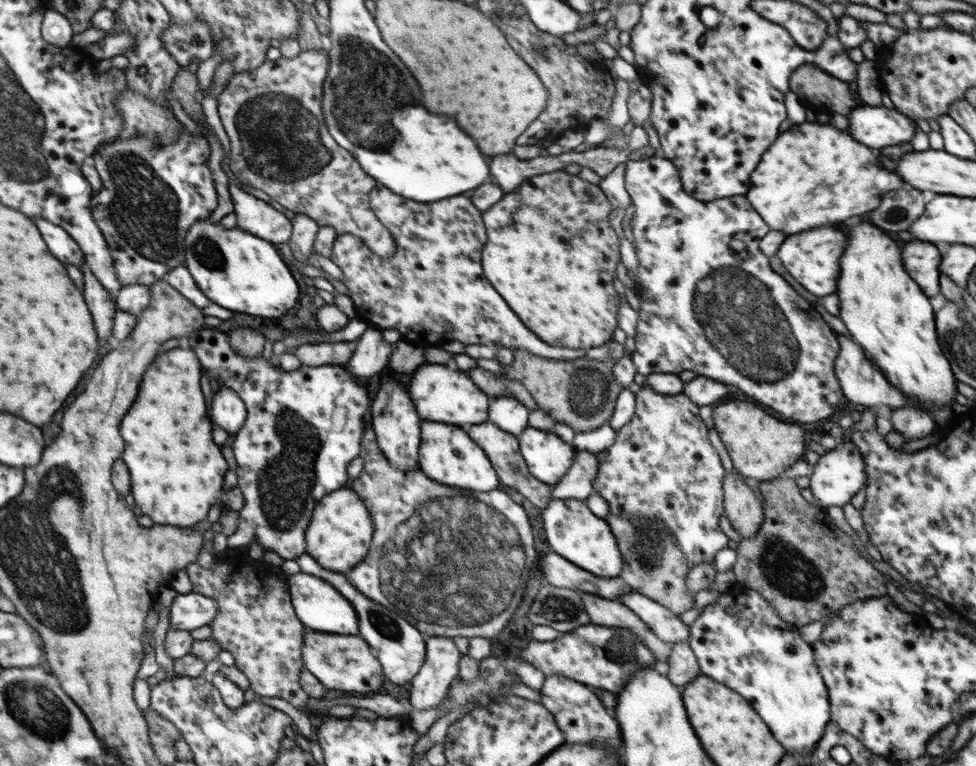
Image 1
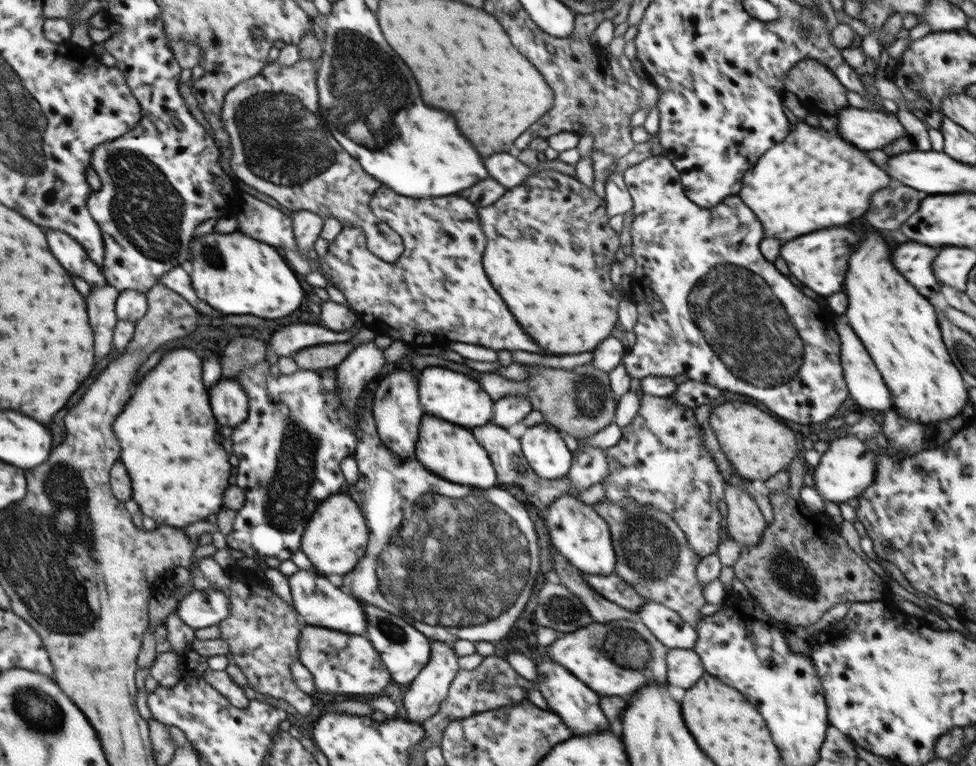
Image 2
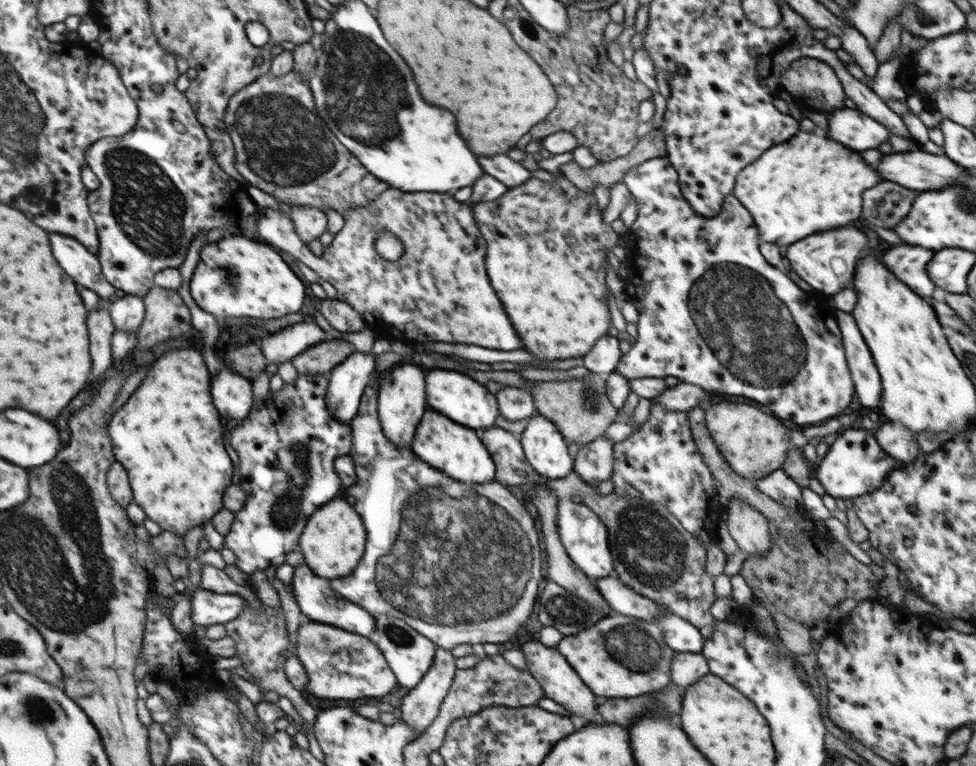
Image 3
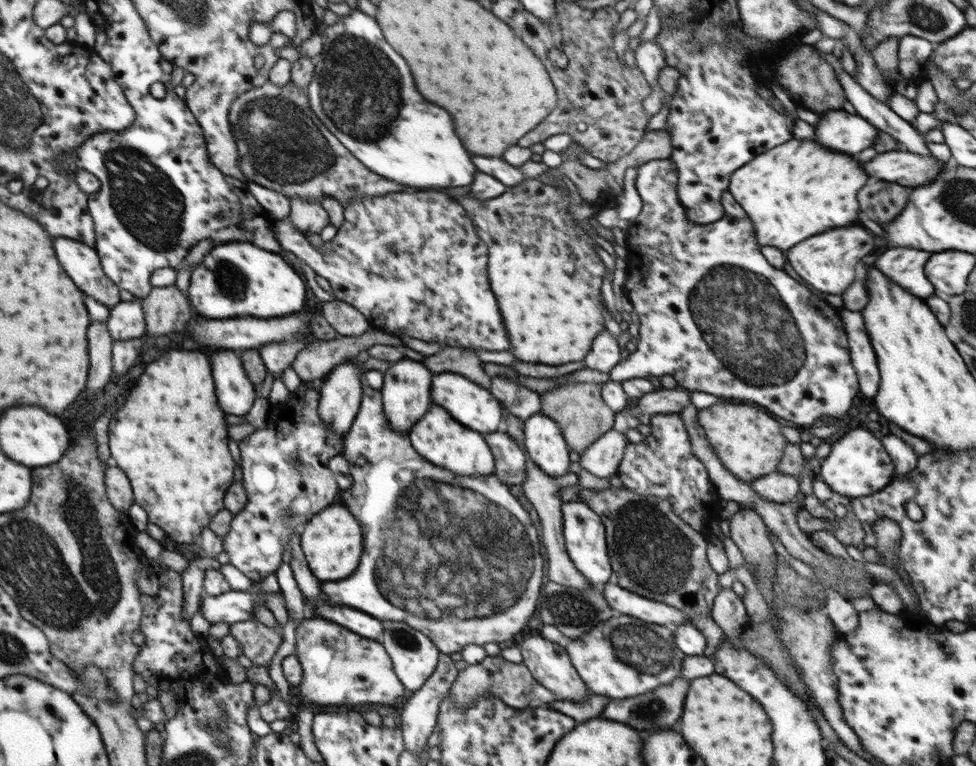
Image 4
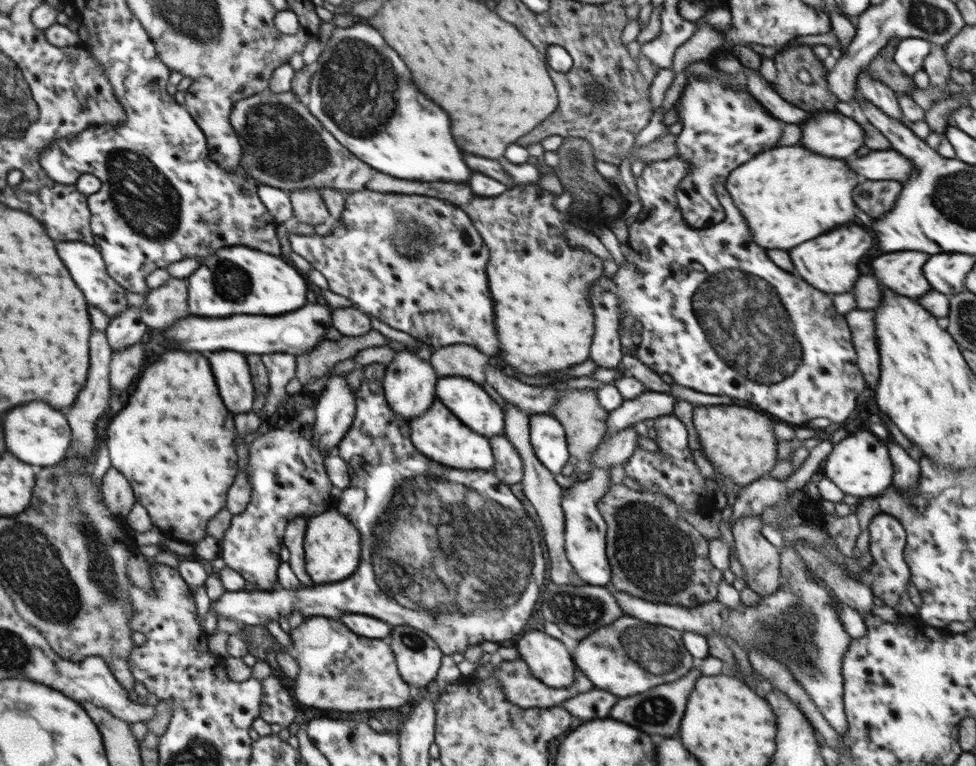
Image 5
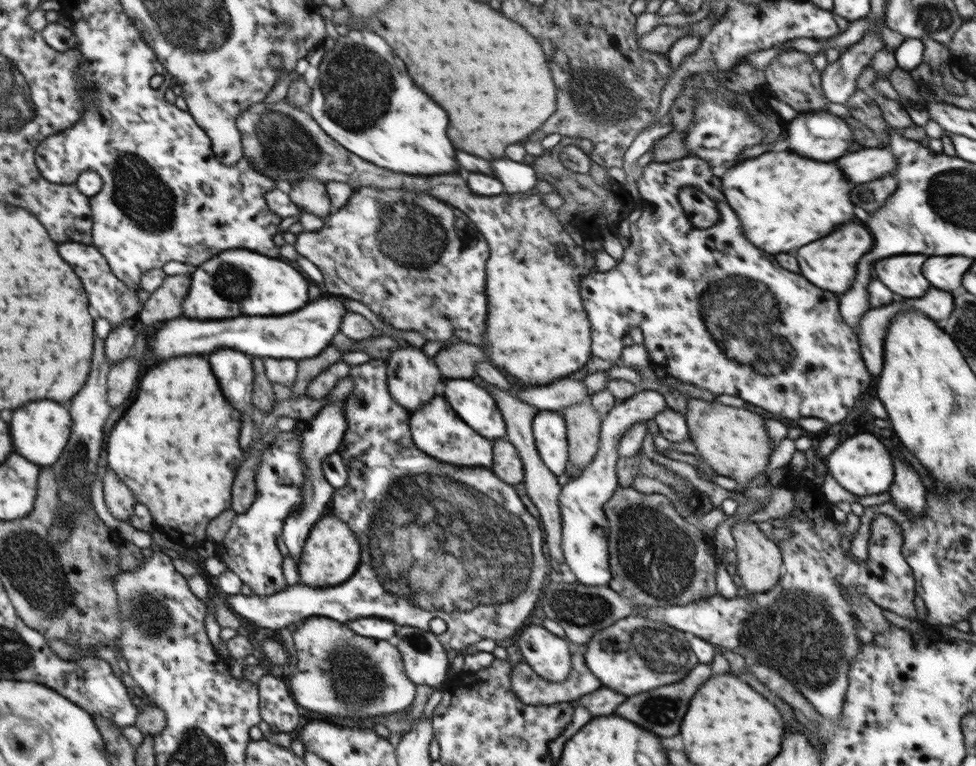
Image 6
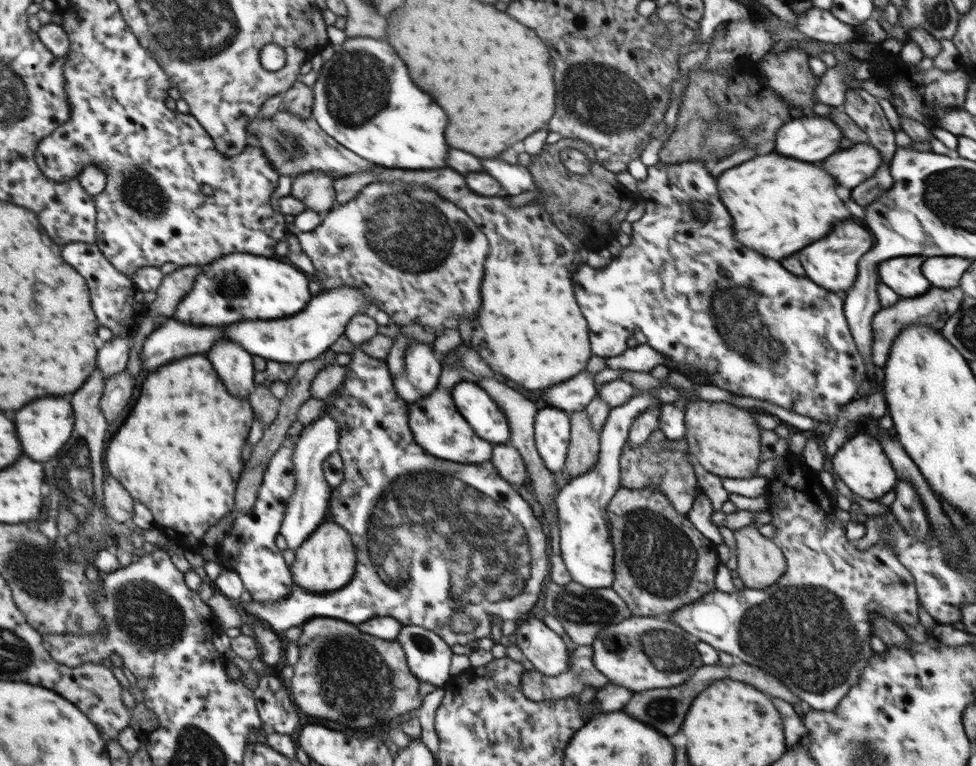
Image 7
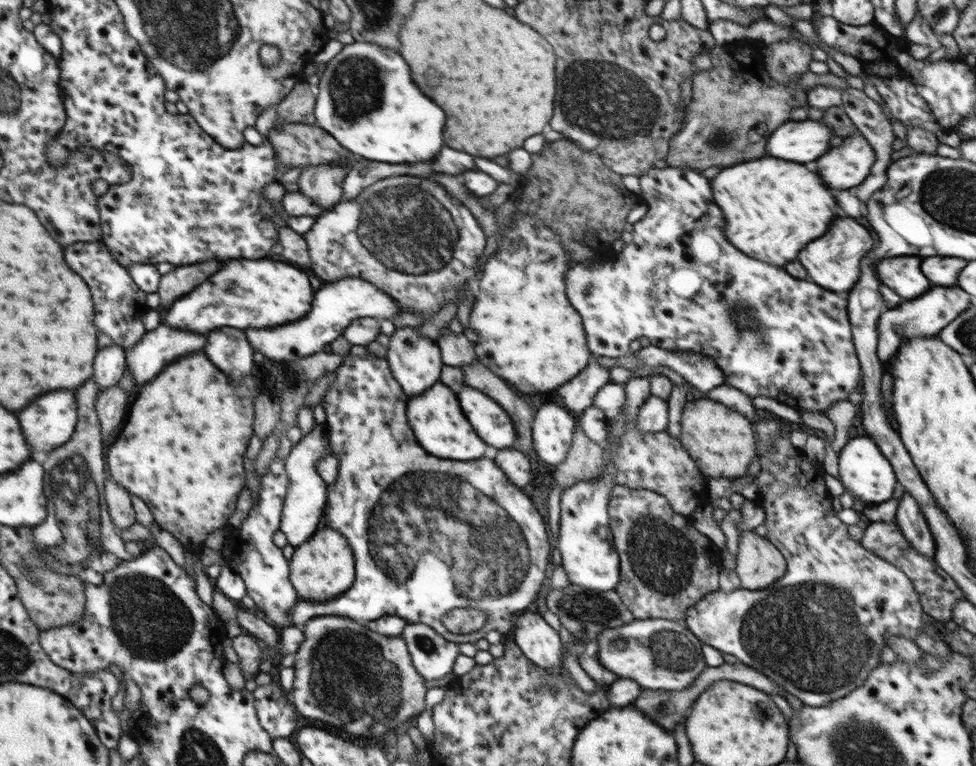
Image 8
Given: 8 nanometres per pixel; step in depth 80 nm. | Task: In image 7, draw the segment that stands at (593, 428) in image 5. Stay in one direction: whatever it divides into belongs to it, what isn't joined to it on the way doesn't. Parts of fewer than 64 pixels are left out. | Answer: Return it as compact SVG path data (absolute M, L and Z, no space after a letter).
M576 410L569 415L571 437L566 465L561 470L568 481L590 471L600 455L599 434L592 429L586 410Z

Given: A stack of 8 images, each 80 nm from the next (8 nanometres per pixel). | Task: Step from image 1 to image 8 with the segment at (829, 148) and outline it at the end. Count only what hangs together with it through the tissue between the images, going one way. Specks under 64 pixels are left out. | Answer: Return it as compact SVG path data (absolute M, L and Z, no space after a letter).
M762 158L725 167L715 174L711 182L714 202L723 212L726 238L750 258L768 262L772 266L784 266L796 260L796 252L800 252L814 238L820 238L828 230L832 216L838 216L838 212L834 210L836 202L830 196L826 184L820 180L818 174L806 170L802 164Z

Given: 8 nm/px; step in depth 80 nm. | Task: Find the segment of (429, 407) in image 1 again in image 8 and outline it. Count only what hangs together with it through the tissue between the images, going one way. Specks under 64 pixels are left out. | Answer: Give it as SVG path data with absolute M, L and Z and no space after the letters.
M464 386L464 390L458 392L457 398L476 434L488 446L508 449L514 446L517 441L514 424L504 408L500 408L490 396Z

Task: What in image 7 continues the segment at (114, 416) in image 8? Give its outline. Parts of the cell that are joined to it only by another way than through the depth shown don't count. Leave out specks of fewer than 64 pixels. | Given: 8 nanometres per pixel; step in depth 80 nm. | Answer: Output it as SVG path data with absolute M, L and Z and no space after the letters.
M126 369L120 374L115 374L105 379L105 390L100 409L108 421L108 425L120 416L120 412L126 408L128 400L132 398L132 390L135 388L135 379L129 377Z

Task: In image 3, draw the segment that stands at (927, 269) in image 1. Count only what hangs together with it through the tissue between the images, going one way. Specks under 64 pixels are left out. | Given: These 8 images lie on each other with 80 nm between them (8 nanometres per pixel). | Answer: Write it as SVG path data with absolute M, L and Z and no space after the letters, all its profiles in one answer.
M896 246L888 250L882 256L882 262L886 262L886 268L896 274L898 280L906 282L918 296L932 296L934 284L926 274L926 264L932 260L934 252L922 248L922 246Z

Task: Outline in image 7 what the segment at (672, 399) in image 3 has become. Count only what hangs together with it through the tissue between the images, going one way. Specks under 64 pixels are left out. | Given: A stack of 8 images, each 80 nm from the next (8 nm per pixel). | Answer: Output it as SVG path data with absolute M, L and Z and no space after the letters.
M648 390L632 396L632 399L622 406L611 408L608 419L599 433L598 463L586 474L570 479L555 496L560 527L560 556L571 579L586 588L608 588L613 585L615 552L611 543L607 506L621 487L619 460L634 420L642 412L646 412L646 409L661 404L660 399Z

